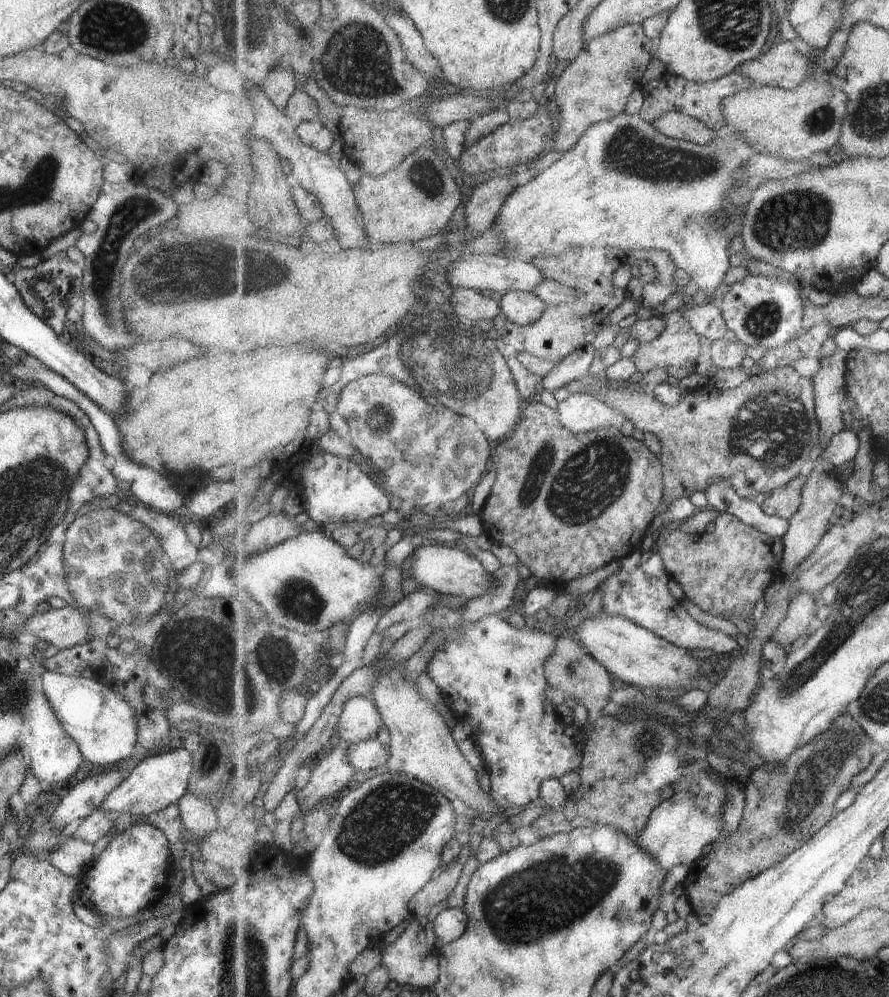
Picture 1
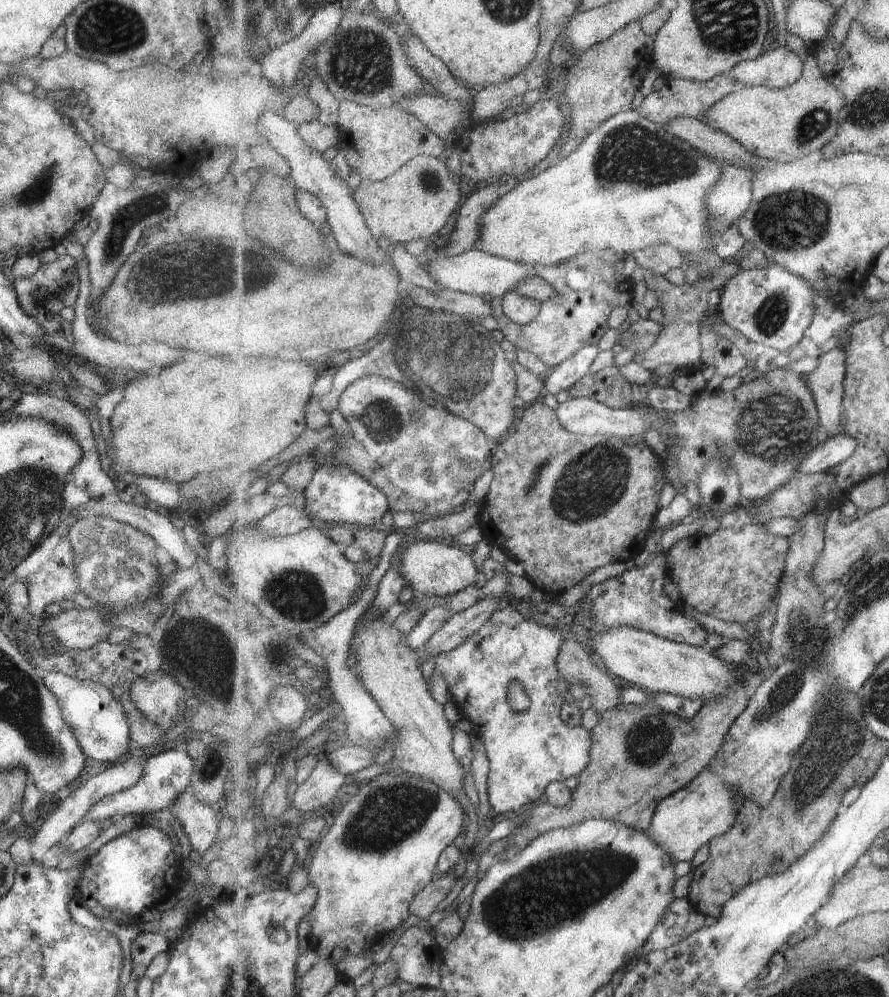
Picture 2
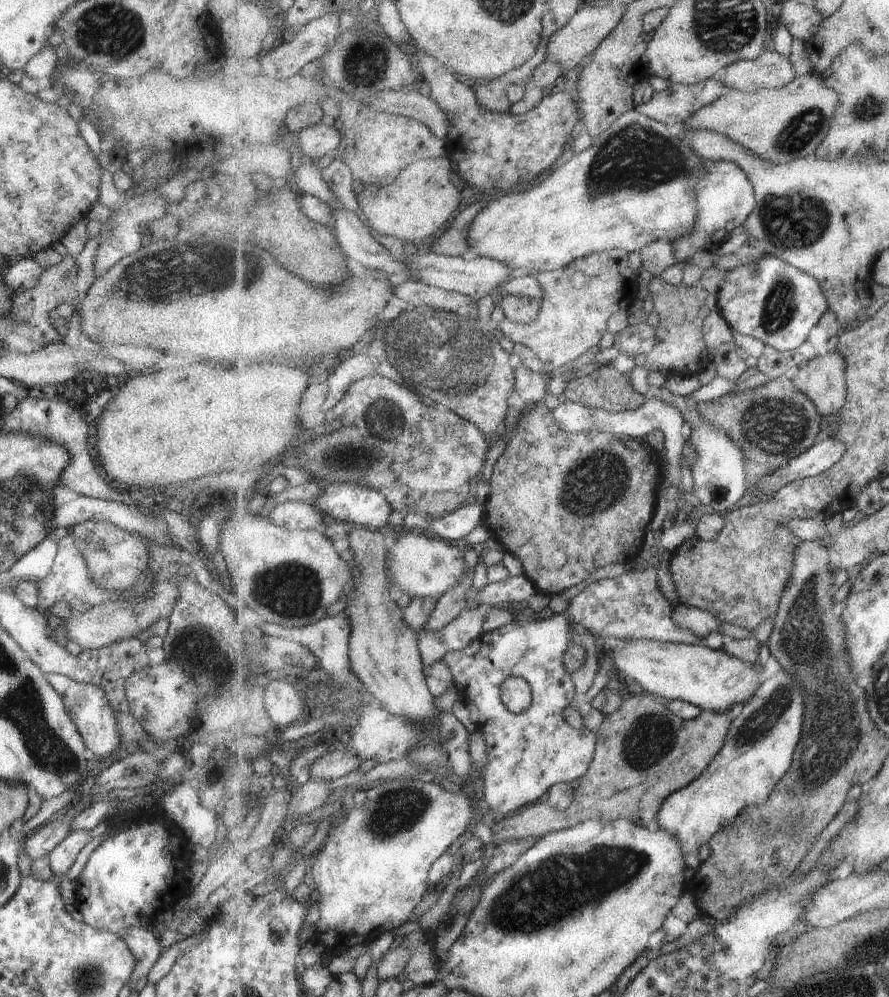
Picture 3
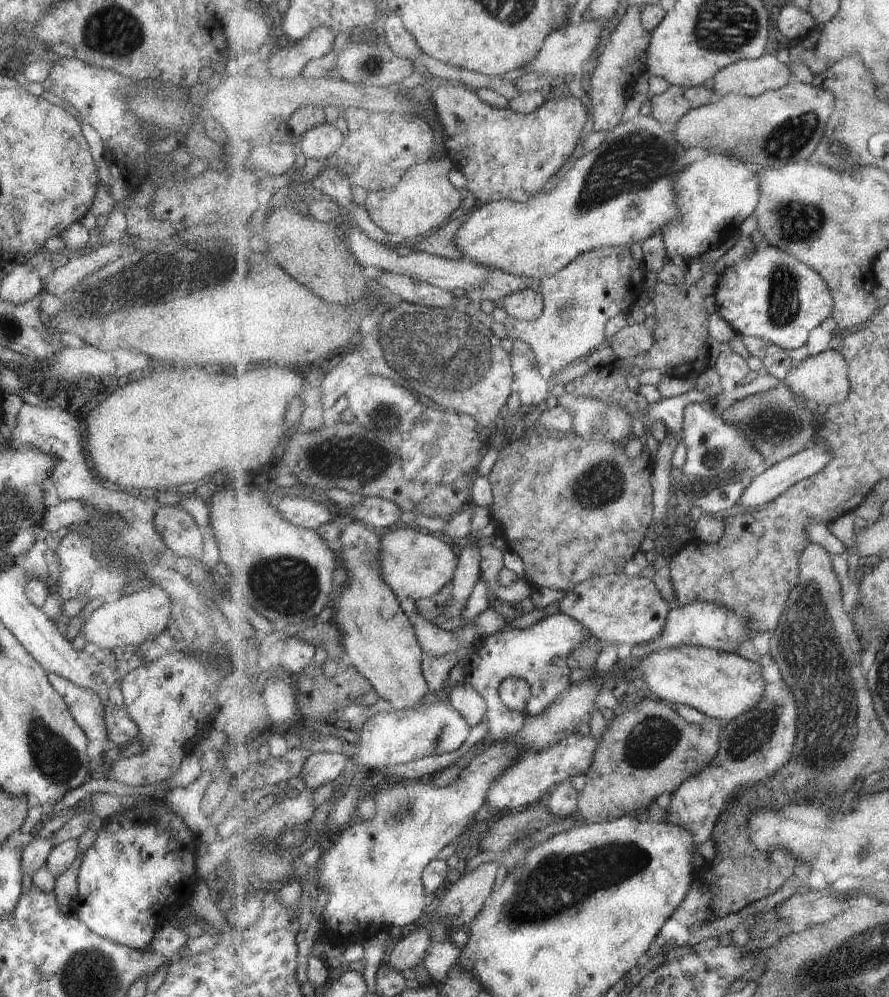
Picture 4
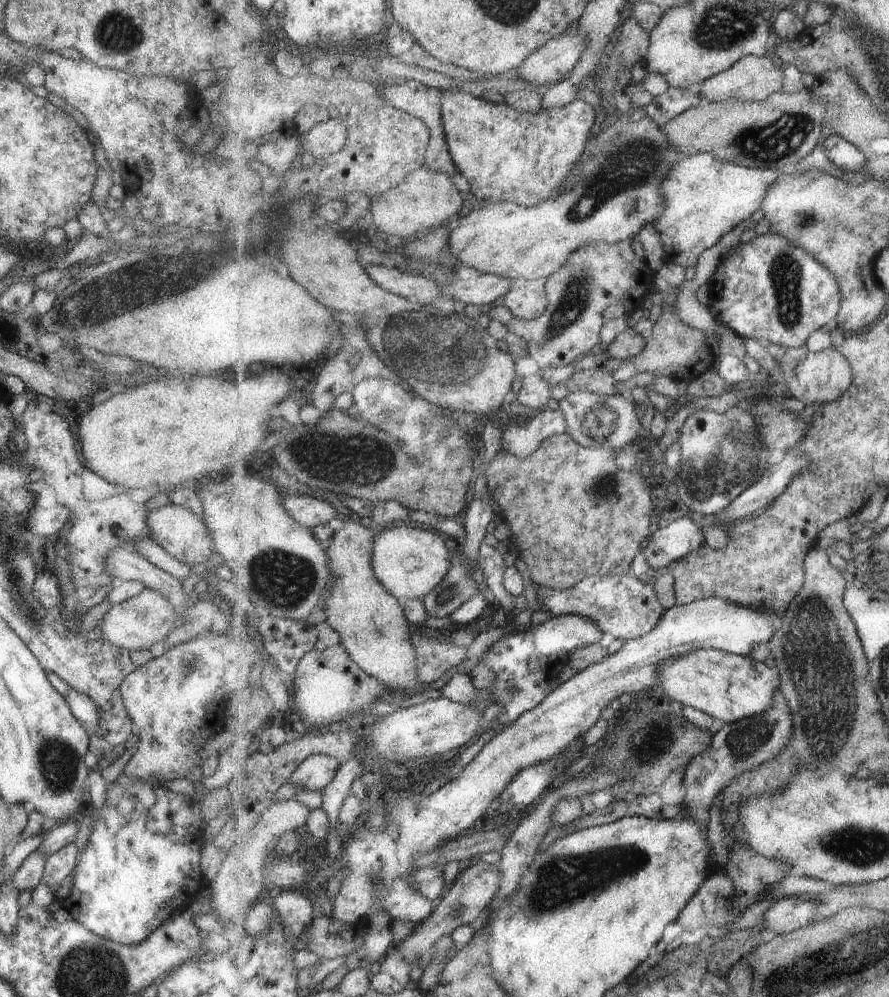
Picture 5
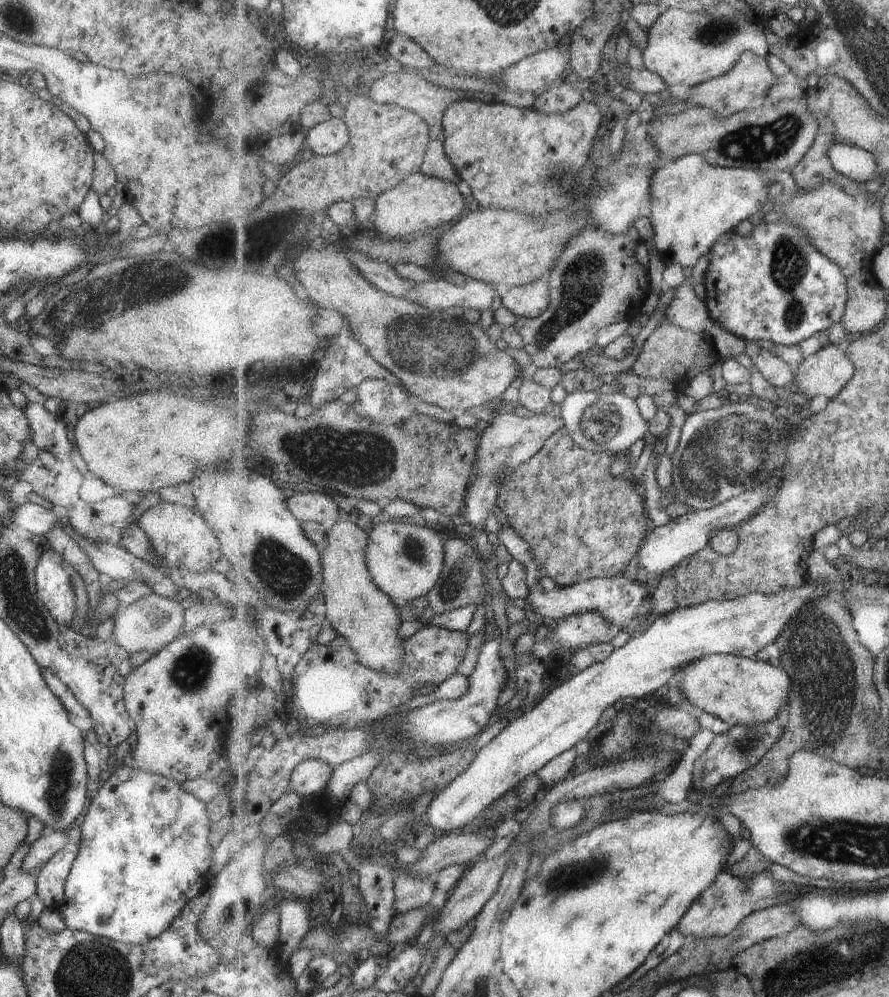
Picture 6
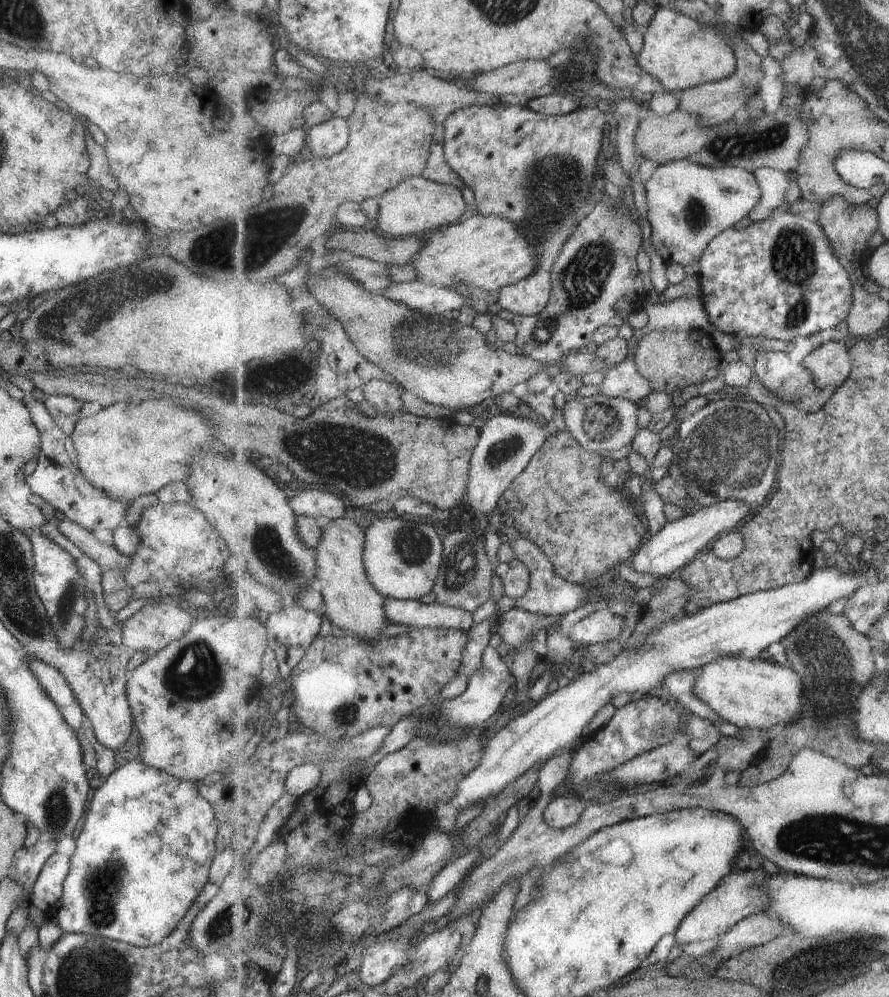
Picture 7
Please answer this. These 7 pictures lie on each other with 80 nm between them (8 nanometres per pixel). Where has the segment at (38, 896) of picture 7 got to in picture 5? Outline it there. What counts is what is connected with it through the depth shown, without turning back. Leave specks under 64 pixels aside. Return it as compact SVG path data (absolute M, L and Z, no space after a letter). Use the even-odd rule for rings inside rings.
M69 843L44 860L41 879L49 886L53 898L55 898L54 895L61 881L70 875L71 869L75 866L76 858L77 849L73 843Z

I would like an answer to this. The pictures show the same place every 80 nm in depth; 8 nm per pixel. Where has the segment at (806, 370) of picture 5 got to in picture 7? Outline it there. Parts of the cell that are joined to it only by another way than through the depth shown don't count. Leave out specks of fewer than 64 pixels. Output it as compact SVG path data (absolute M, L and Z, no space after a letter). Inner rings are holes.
M829 339L811 354L803 358L802 365L813 375L814 384L820 390L833 386L839 388L852 373L852 361L849 350L842 341Z

